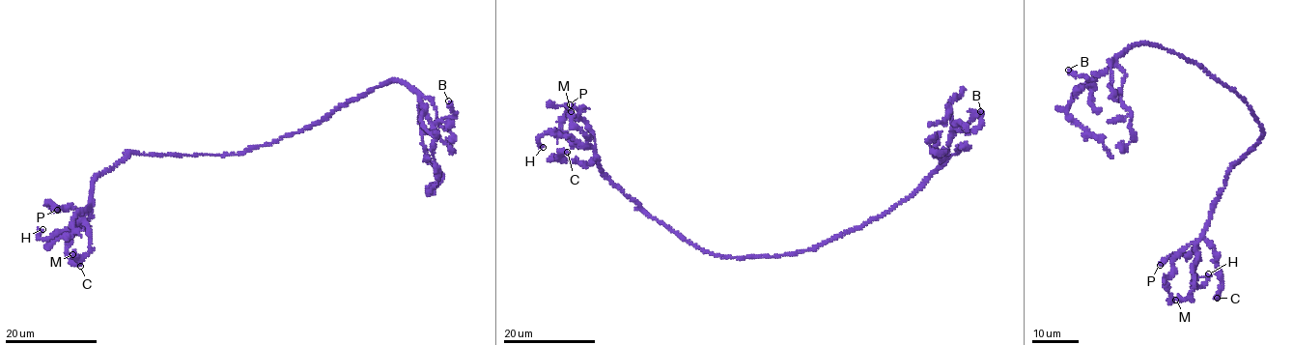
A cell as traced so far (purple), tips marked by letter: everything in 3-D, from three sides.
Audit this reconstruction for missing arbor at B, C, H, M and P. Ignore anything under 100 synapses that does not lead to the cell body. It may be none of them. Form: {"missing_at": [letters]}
{"missing_at": []}

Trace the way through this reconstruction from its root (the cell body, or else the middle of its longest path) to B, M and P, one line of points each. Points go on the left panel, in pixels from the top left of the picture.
B: (290, 135), (308, 129), (338, 108), (396, 80), (418, 95), (434, 123), (453, 115), (448, 100)
M: (290, 135), (242, 152), (221, 156), (133, 153), (93, 182), (83, 217), (89, 252), (81, 256), (72, 254)
P: (290, 135), (242, 152), (221, 156), (133, 153), (96, 178), (88, 206), (54, 209), (47, 203), (57, 210)

